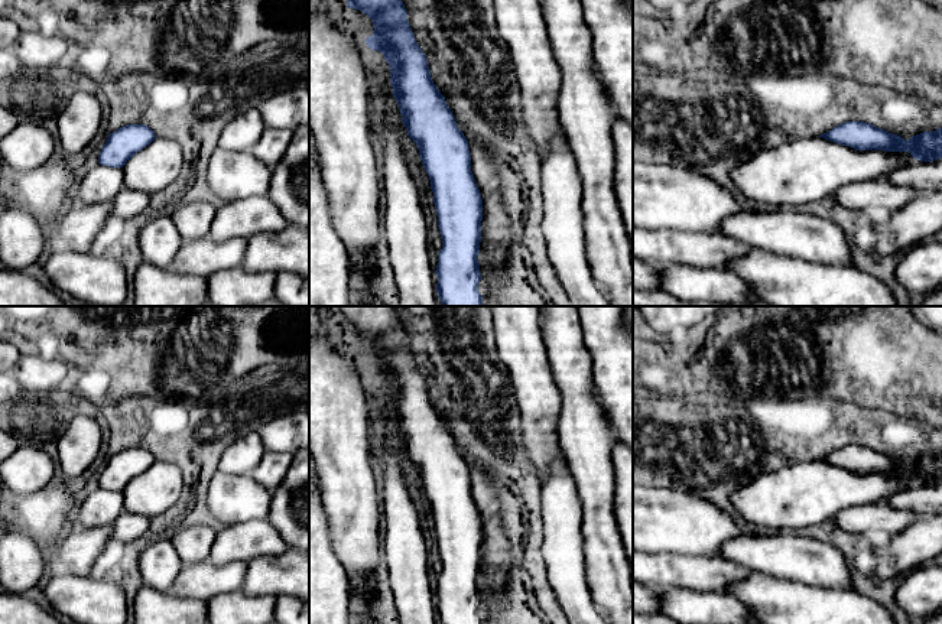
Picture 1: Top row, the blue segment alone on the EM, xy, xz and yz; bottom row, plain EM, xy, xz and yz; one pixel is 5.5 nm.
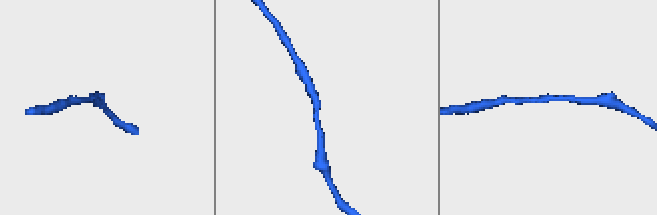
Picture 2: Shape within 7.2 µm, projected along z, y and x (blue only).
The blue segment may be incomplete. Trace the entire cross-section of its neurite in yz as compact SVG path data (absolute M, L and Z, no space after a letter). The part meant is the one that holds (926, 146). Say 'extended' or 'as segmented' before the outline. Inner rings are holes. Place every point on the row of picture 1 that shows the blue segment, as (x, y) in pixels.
as segmented; M852 120L834 127L819 137L855 150L909 152L920 162L942 159L942 127L904 140L871 123Z

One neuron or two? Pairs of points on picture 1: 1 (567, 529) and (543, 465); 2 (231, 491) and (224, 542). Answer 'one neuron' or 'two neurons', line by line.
1: two neurons
2: two neurons

